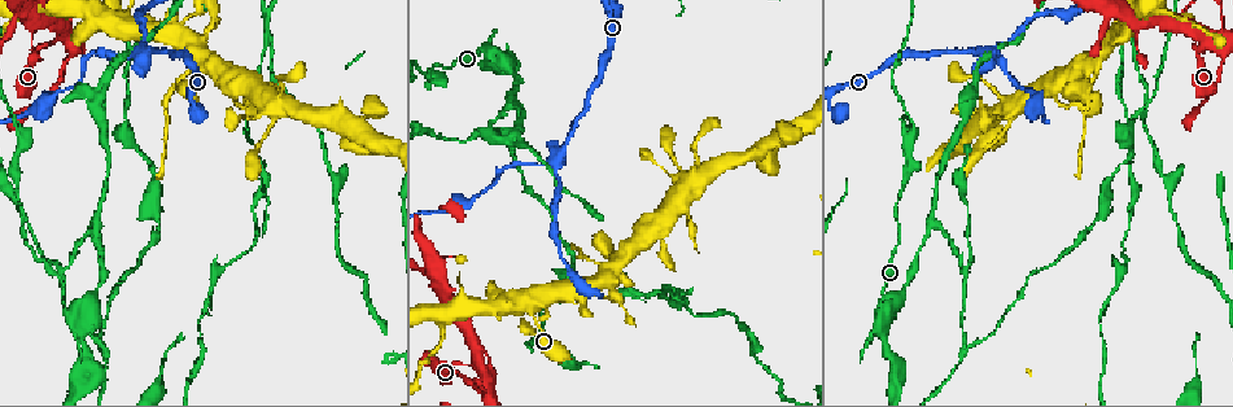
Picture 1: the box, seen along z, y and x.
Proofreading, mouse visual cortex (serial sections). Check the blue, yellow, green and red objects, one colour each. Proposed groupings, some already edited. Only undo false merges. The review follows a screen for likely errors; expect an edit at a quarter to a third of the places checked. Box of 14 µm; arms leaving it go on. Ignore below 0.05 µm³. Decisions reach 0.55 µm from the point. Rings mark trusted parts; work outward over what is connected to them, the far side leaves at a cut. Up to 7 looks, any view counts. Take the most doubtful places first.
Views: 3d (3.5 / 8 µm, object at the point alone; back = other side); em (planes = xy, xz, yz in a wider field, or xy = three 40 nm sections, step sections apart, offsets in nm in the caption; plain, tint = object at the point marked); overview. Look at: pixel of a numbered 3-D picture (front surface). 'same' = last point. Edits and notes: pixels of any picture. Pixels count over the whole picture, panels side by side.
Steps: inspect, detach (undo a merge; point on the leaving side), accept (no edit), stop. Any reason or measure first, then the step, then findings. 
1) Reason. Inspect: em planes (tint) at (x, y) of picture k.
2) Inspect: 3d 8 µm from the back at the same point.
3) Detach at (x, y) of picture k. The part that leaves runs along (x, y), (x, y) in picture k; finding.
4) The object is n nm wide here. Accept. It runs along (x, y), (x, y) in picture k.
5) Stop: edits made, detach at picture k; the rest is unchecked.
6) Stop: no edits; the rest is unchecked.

Sudden change in width. Inspect: 3d 3.5 µm at (429, 76) of picture 1.

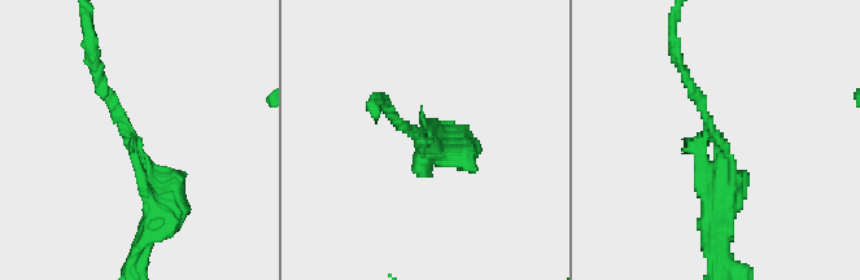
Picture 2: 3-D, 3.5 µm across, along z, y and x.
The arms are 150, 350 nm wide; shape alone is not enough. Inspect: em xy step 1 (tint) at (135, 146) of picture 2.

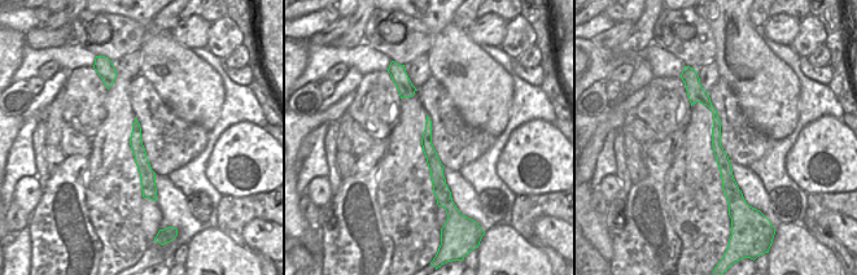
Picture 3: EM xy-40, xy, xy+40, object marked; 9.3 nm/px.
Accept. One cell here.

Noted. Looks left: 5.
Three arms meet. Inspect: 3d 3.5 µm at (139, 55) of picture 1.

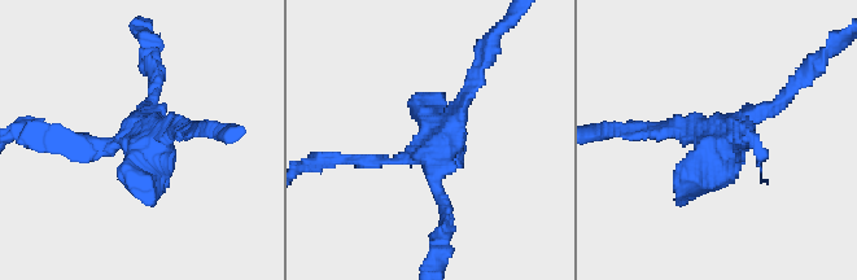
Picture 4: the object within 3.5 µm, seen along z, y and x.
Need the tissue. Inspect: em xy step 5 (tint) at (134, 142) of picture 4.

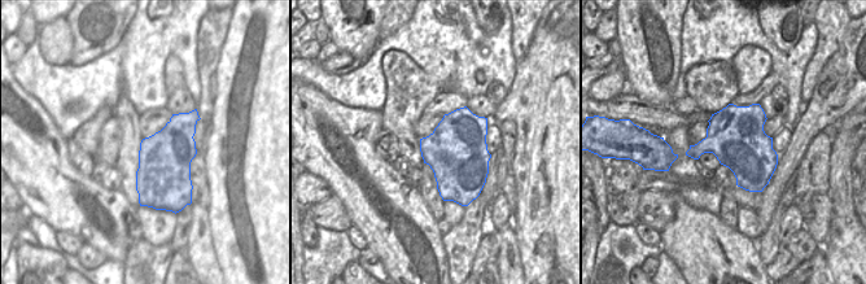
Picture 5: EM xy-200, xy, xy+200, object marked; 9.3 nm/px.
Detach at (678, 178) of picture 4. Two cells meet here.

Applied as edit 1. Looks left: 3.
Small branch off a trunk. Inspect: em xy step 5 (tint) at (882, 308) of picture 1.

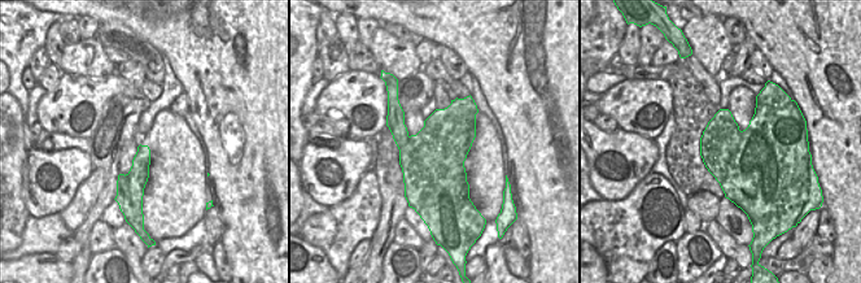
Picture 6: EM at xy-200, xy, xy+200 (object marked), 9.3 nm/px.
See where the arms go. Inspect: 3d 3.5 µm at the same point.

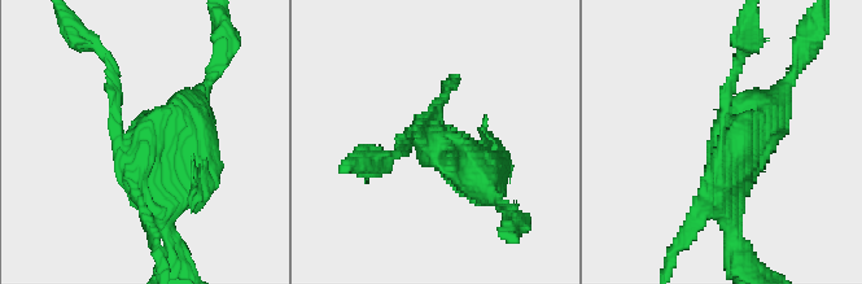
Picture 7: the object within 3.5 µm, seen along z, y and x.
4 arms meet here. Detach at (187, 197) of picture 7. The part that leaves runs along (128, 134), (169, 134), (209, 78) in picture 7; a second cell is stuck on.

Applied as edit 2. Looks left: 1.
Stop: edits made, detach at picture 4, detach at picture 7; the rest is unchecked.

